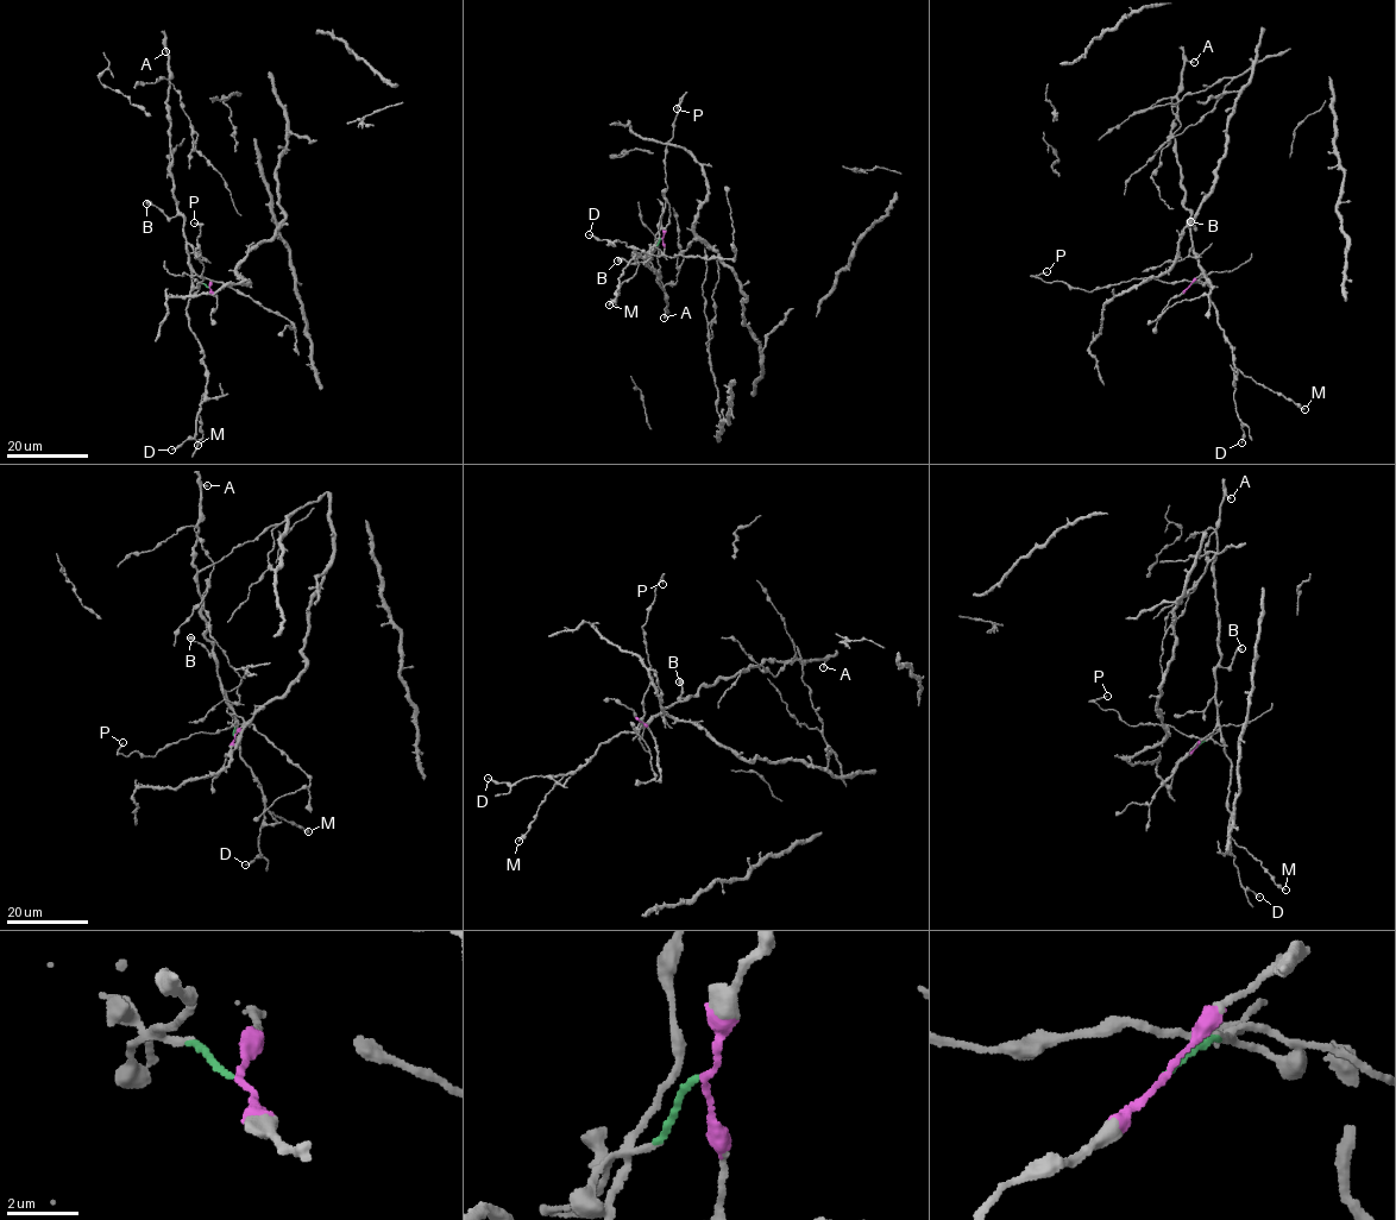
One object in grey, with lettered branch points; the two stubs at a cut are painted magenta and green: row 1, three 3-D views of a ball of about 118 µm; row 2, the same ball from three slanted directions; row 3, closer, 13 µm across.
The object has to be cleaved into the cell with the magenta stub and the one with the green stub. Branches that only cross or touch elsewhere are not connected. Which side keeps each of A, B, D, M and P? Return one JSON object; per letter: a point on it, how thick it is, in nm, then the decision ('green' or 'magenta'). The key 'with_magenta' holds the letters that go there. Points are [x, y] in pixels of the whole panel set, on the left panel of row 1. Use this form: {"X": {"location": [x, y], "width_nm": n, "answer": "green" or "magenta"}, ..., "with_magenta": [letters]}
{"A": {"location": [165, 51], "width_nm": 400, "answer": "magenta"}, "B": {"location": [146, 203], "width_nm": 440, "answer": "magenta"}, "D": {"location": [171, 450], "width_nm": 140, "answer": "magenta"}, "M": {"location": [197, 445], "width_nm": 240, "answer": "magenta"}, "P": {"location": [194, 222], "width_nm": 140, "answer": "green"}, "with_magenta": ["A", "B", "D", "M"]}

